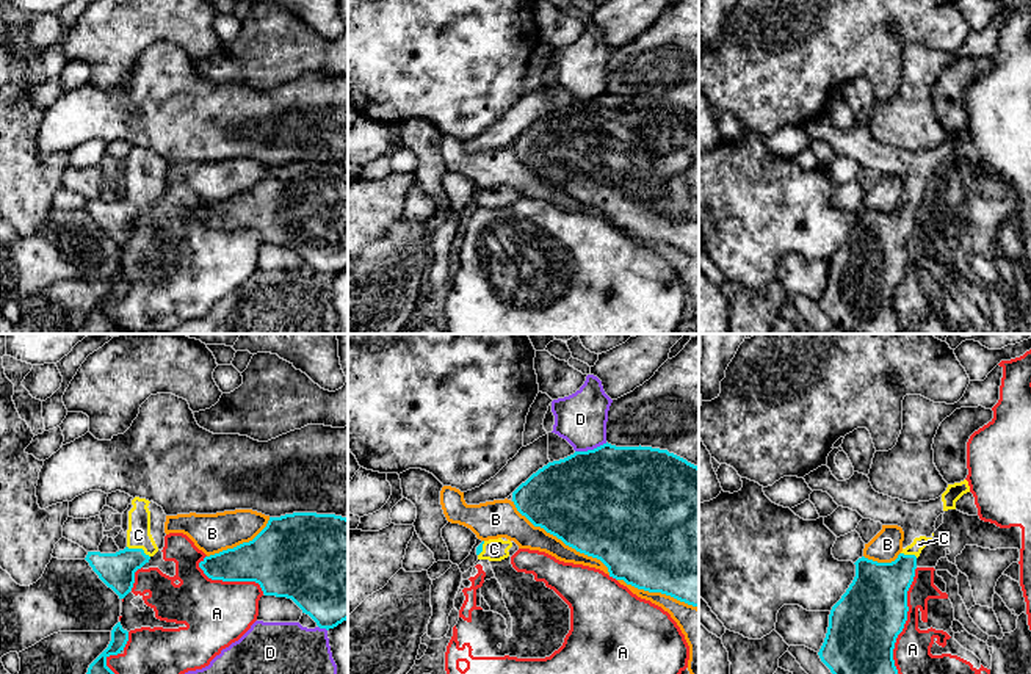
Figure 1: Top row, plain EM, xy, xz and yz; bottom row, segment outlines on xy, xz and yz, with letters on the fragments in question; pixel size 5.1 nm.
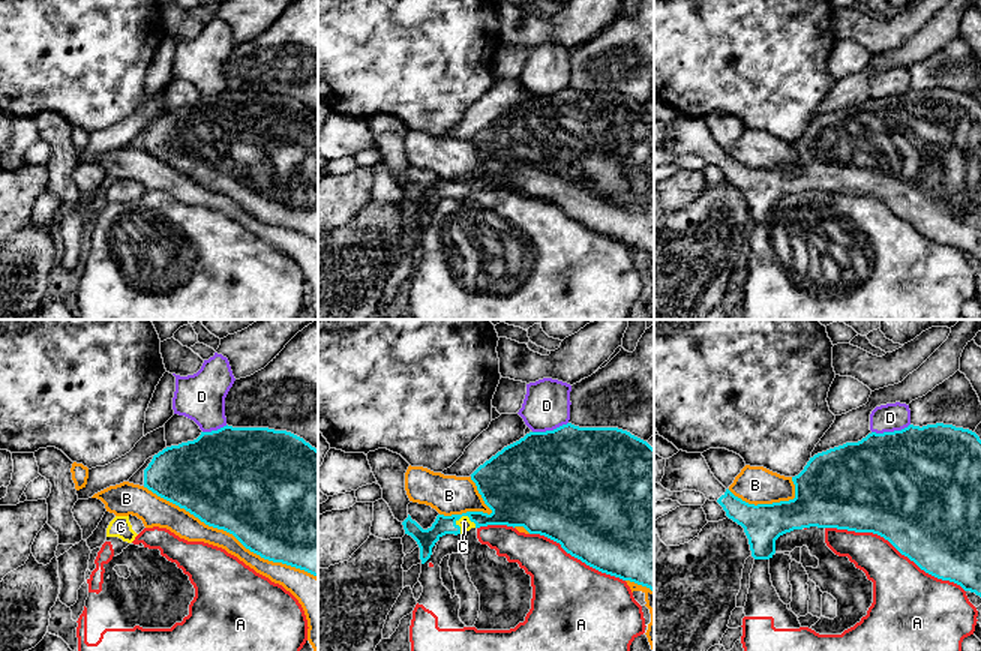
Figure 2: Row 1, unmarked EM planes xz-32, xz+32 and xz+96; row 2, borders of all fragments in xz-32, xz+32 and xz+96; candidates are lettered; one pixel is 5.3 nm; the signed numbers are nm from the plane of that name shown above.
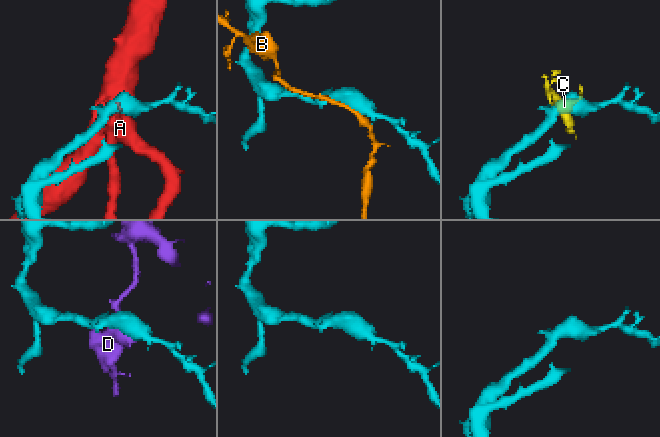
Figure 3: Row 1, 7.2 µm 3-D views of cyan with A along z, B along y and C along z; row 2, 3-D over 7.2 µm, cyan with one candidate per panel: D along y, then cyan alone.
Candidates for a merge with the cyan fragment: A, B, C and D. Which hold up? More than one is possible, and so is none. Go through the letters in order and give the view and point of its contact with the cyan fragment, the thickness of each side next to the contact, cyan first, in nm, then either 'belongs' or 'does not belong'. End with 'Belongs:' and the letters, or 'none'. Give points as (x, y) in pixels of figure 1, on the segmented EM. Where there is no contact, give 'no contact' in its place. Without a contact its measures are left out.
A: meets cyan in yz at (906, 619); 360 nm thick on the cyan side, 190 nm on the other; does not belong
B: meets cyan in xz at (561, 539); 500 nm thick on the cyan side, 140 nm on the other; does not belong
C: meets cyan in xy at (138, 549); 180 nm thick on the cyan side, 130 nm on the other; belongs
D: meets cyan in xz at (591, 450); 500 nm thick on the cyan side, 260 nm on the other; does not belong
Belongs: C

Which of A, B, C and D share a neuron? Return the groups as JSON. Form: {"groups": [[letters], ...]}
{"groups": [["A"], ["B"], ["C"], ["D"]]}

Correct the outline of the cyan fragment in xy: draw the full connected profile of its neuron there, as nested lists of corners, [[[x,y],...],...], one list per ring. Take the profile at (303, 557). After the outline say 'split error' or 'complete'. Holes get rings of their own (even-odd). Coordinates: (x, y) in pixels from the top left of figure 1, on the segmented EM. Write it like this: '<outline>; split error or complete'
[[[270,517],[252,541],[205,556],[199,567],[212,580],[255,582],[265,596],[291,599],[320,629],[348,619],[346,517]]]; complete

